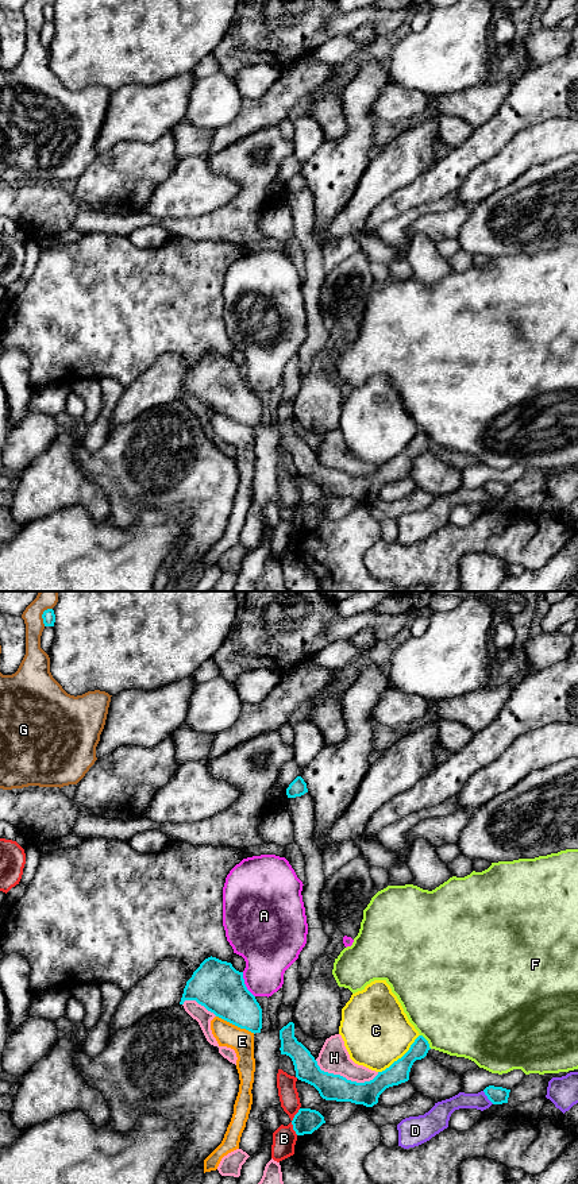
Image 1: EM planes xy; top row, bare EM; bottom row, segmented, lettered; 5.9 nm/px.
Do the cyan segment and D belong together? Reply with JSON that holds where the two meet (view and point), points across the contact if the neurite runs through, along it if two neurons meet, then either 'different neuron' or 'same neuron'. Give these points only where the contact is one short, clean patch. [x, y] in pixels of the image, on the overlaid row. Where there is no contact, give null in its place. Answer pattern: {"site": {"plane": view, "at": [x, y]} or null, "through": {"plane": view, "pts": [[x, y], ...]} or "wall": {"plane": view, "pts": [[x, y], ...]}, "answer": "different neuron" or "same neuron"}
{"site": {"plane": "xy", "at": [488, 1098]}, "answer": "different neuron"}

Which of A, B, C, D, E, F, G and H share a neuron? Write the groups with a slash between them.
A / B / C / D / E / F / G / H

